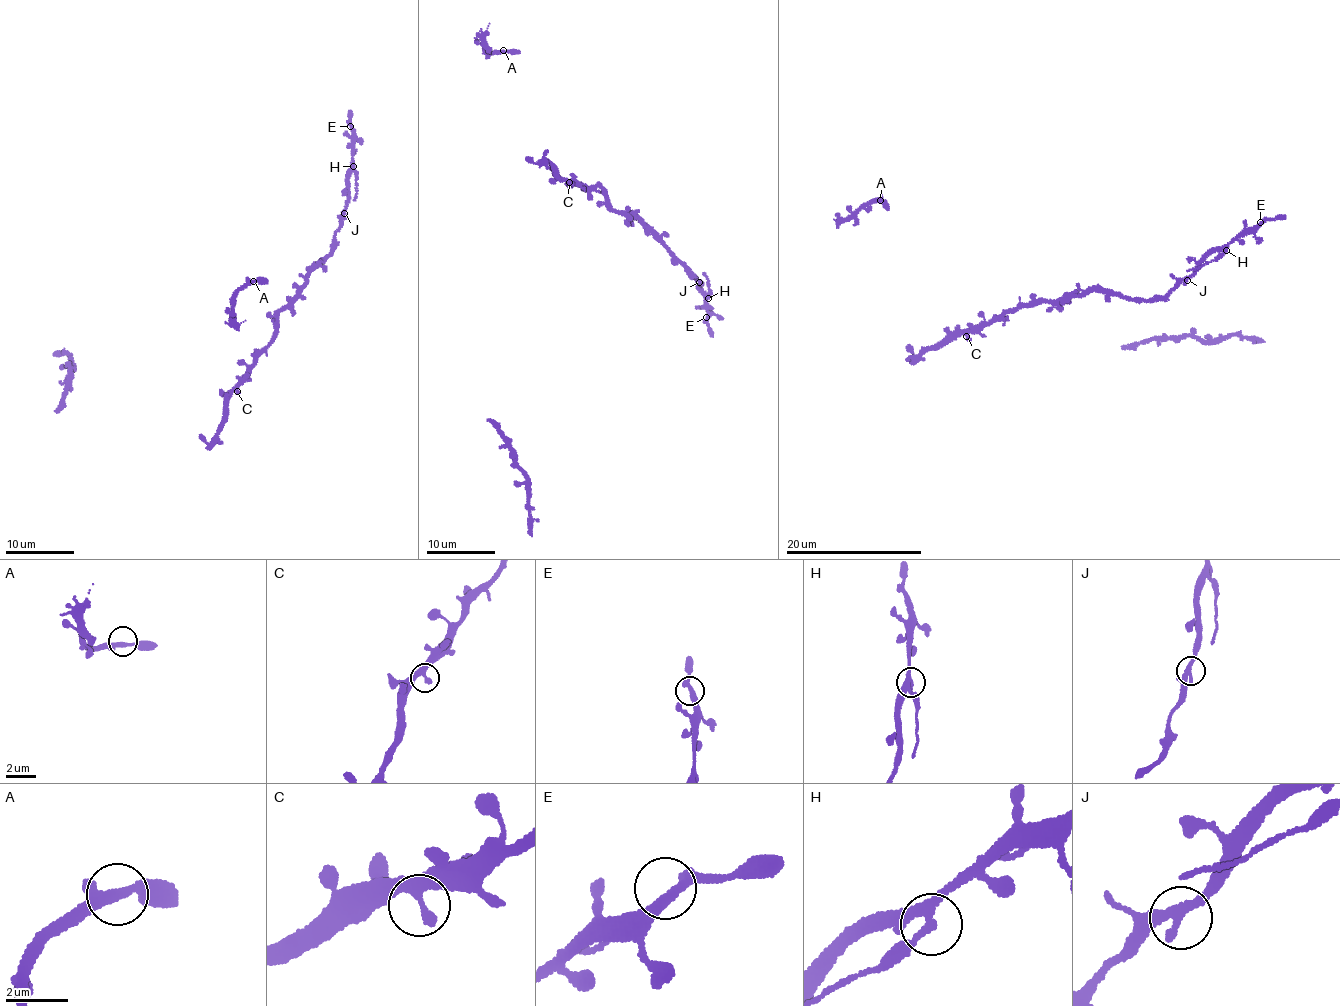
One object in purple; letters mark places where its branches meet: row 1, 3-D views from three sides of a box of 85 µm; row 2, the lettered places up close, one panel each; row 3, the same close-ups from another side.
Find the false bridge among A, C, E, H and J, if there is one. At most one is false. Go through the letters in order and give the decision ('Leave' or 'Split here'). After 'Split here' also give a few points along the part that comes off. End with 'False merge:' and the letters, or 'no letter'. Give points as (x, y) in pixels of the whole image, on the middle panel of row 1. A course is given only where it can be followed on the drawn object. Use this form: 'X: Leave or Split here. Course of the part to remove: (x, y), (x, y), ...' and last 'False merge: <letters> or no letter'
A: Leave
C: Leave
E: Leave
H: Split here. Course of the part to remove: (708, 298), (709, 284), (703, 273)
J: Leave
False merge: H

